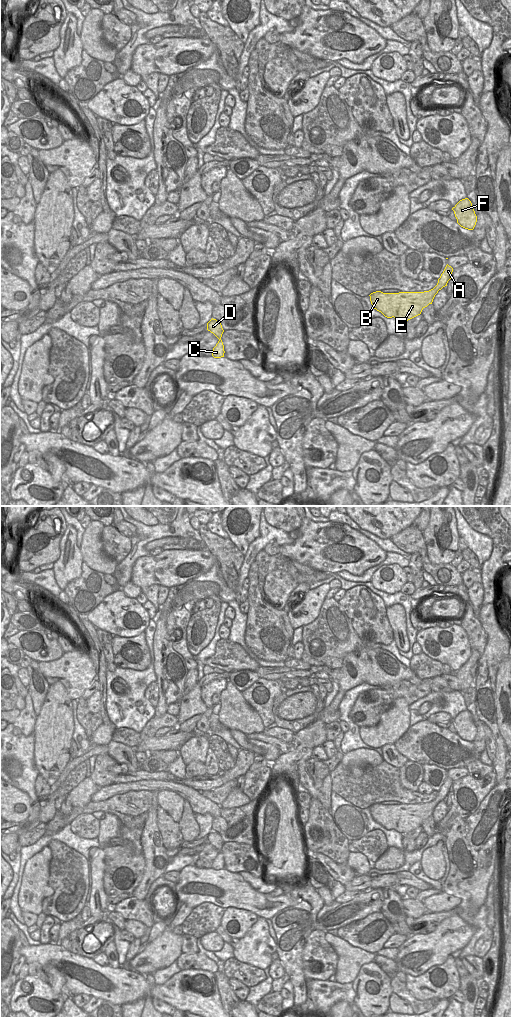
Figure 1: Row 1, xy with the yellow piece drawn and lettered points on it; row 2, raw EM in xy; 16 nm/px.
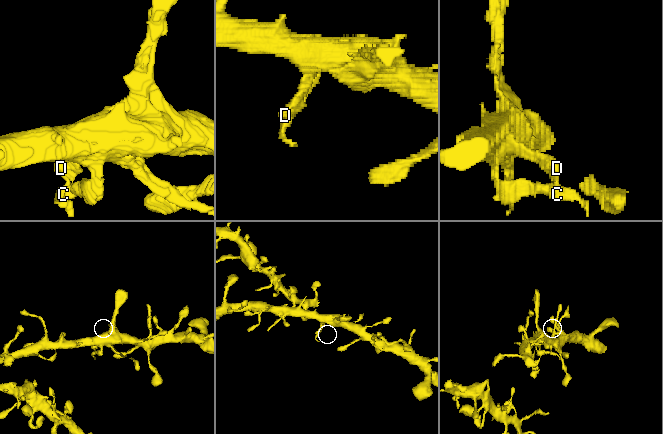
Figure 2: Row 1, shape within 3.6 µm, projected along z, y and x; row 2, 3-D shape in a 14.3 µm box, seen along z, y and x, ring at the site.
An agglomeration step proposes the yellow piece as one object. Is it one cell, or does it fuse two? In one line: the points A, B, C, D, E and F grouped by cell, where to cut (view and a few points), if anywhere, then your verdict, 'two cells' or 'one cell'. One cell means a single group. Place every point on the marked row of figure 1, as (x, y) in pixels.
A B C D E F | no cut | one cell

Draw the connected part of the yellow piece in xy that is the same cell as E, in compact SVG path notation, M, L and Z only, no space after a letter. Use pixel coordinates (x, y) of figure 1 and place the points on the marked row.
M447 264L438 279L437 285L429 291L399 293L373 292L369 295L371 304L374 309L381 312L385 317L394 317L401 322L406 322L420 315L425 307L432 304L438 291L447 286L448 281L452 277L452 272L453 268Z

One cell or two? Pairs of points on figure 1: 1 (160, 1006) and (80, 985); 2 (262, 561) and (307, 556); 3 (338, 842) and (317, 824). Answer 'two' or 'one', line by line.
1: two
2: two
3: one

